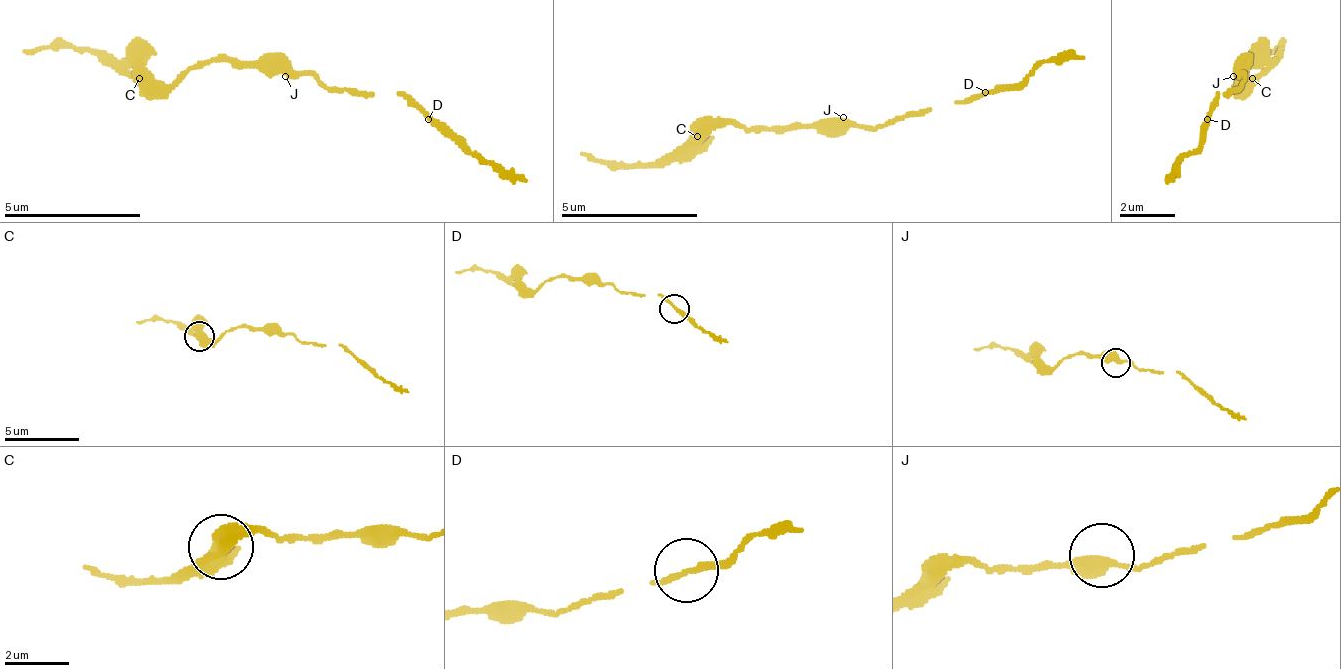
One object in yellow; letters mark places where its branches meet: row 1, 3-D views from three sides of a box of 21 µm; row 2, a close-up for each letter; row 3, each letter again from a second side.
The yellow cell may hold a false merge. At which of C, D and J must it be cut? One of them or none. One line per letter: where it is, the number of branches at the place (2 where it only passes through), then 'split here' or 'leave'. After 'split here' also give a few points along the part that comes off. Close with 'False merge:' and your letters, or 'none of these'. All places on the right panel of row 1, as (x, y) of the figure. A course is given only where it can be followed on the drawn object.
C: place (1252, 78); branches 2; leave
D: place (1207, 119); branches 2; leave
J: place (1233, 76); branches 2; leave
False merge: none of these

